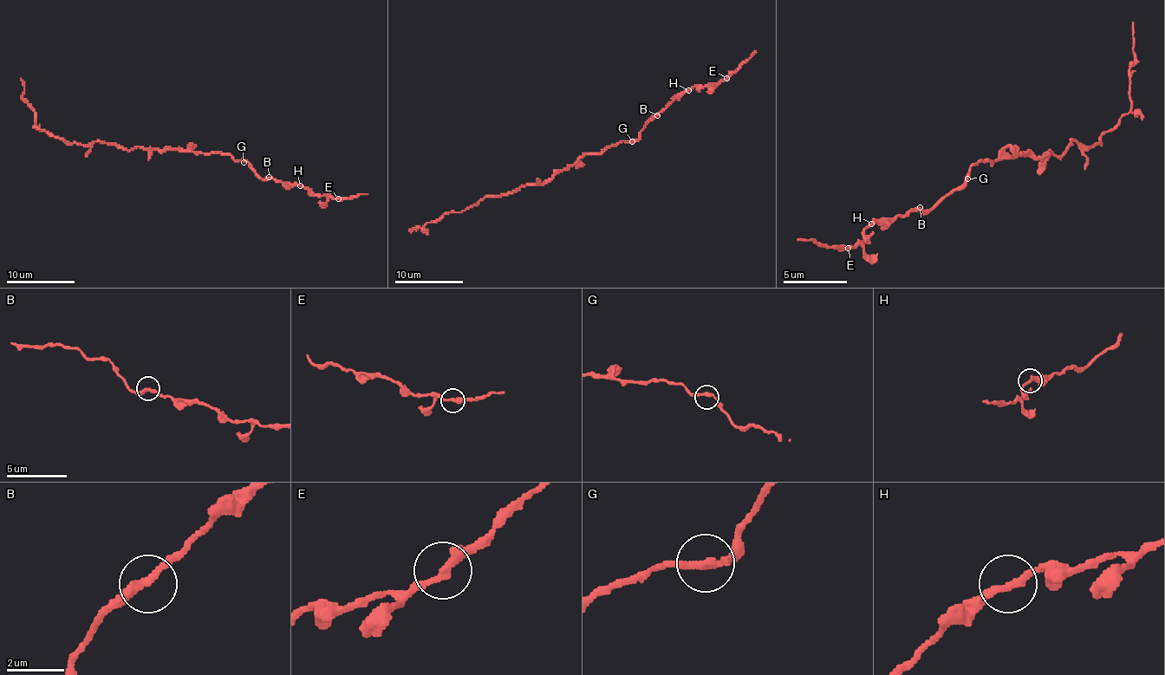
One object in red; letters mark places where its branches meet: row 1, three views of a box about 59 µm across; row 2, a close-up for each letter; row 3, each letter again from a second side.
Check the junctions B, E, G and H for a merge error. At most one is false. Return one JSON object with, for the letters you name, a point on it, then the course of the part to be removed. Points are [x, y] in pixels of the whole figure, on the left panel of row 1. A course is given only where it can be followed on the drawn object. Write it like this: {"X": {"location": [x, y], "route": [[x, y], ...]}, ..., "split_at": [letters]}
{"split_at": []}

